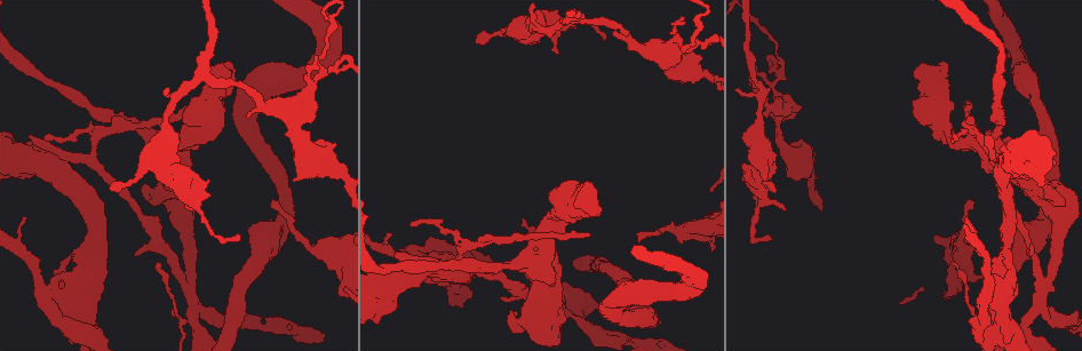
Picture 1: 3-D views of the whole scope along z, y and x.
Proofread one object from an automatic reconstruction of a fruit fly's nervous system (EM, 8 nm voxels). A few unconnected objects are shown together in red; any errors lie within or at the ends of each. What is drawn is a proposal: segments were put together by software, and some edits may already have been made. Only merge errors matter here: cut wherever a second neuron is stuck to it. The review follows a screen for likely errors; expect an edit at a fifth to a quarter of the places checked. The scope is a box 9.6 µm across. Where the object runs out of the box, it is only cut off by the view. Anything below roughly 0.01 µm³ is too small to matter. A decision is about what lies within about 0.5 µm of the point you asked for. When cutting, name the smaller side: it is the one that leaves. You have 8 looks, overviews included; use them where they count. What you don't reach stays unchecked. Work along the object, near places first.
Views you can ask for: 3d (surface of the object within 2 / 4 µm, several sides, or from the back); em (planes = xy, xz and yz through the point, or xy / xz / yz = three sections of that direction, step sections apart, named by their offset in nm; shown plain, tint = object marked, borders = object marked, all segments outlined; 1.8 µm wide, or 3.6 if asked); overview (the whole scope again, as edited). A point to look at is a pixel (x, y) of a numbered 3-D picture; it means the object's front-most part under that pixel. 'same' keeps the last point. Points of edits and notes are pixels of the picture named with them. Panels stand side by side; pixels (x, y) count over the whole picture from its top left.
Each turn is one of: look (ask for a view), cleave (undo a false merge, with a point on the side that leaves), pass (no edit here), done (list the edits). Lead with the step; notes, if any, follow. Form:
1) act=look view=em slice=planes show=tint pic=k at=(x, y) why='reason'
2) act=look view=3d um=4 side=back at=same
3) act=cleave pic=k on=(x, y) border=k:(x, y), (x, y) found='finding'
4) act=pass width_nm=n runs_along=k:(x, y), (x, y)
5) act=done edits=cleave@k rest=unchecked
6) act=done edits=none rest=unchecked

act=look view=em um=3.6 slice=xy step=16 show=tint pic=1 at=(1003, 327) why='sharp bend'

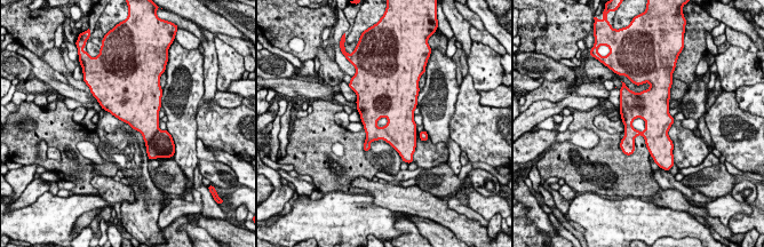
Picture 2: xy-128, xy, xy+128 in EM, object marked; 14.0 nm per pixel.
act=look view=em um=3.6 slice=planes show=tint at=same why='another direction'

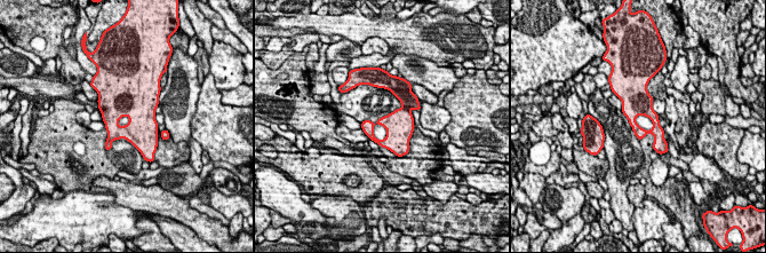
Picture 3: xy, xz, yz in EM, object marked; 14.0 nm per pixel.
act=cleave pic=3 on=(403, 92) border=3:(403, 107), (407, 110) found='a second neuron is stuck on'

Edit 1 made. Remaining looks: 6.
act=look view=3d um=4 side=back pic=1 at=(28, 156) why='closes a loop'

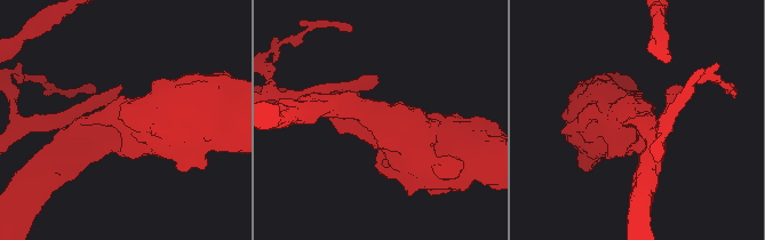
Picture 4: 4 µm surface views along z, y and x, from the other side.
act=look view=em um=3.6 slice=planes show=tint pic=4 at=(382, 116) why='now the EM'

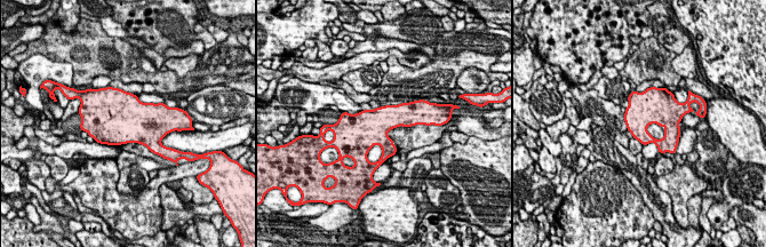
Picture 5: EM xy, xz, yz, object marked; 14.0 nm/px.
act=pass width_nm=420 found='one neuron here'

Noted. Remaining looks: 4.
act=look view=3d um=4 pic=1 at=(691, 48) why='three arms meet'

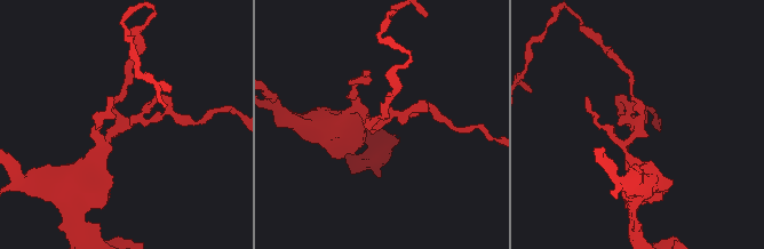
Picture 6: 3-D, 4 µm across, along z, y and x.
act=look view=em slice=yz step=8 show=tint pic=6 at=(119, 125)

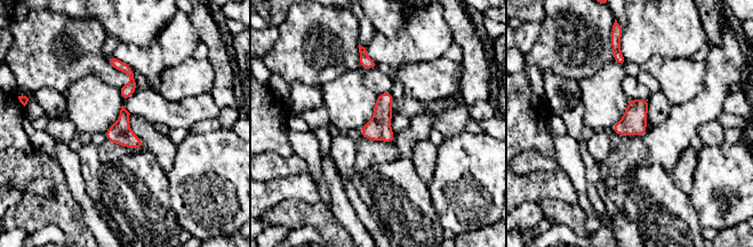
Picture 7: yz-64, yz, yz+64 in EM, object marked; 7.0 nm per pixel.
act=look view=em slice=planes show=tint at=same

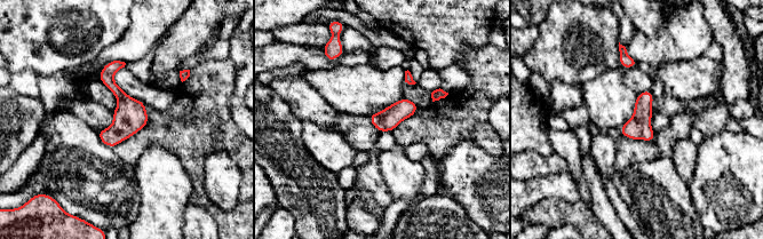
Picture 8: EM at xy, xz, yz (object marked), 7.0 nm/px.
act=pass found='continuous, no second neuron'

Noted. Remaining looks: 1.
act=done edits=cleave@3 rest=unchecked

